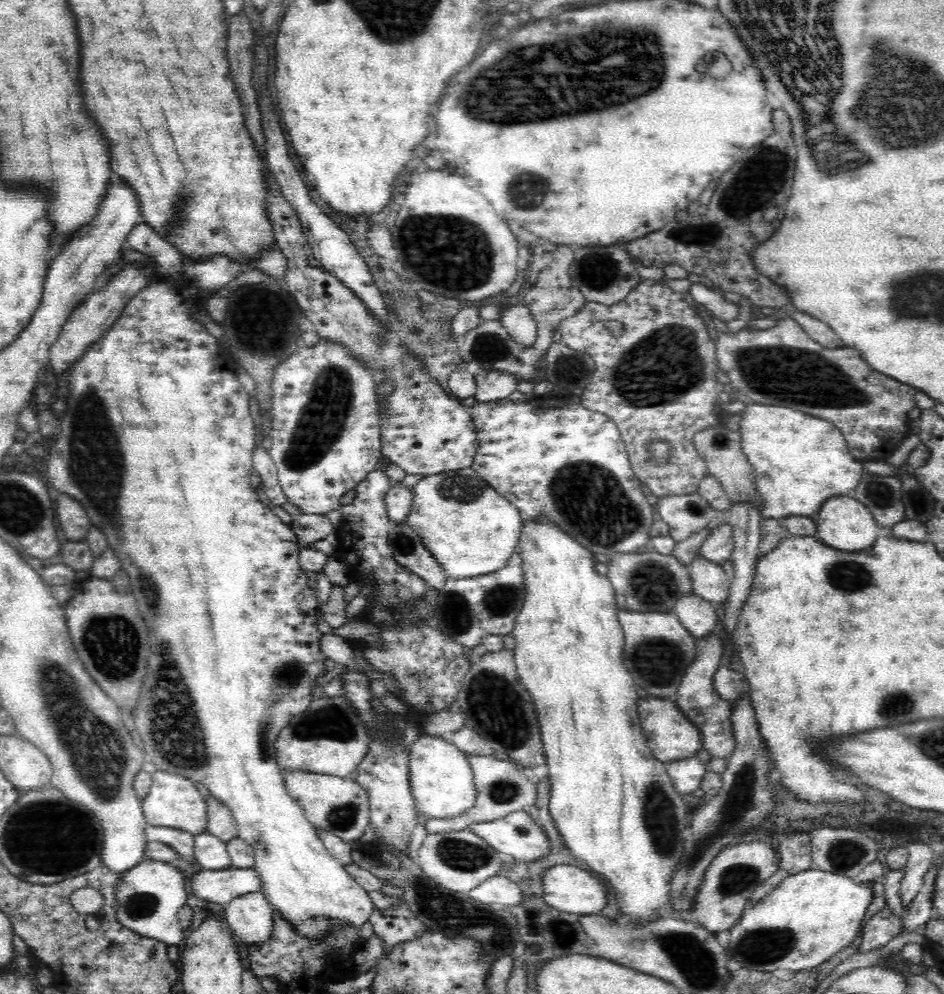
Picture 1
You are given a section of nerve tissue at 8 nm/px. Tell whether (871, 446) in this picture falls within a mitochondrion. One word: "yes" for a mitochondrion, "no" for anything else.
no

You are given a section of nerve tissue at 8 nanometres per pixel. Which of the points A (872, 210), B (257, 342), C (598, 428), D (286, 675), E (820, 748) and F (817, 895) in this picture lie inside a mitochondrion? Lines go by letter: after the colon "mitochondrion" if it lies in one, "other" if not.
A: other
B: mitochondrion
C: other
D: mitochondrion
E: other
F: other

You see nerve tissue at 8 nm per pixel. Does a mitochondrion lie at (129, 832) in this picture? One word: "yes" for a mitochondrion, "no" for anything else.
no

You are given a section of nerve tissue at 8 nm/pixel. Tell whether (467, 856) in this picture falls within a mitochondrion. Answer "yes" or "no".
yes

